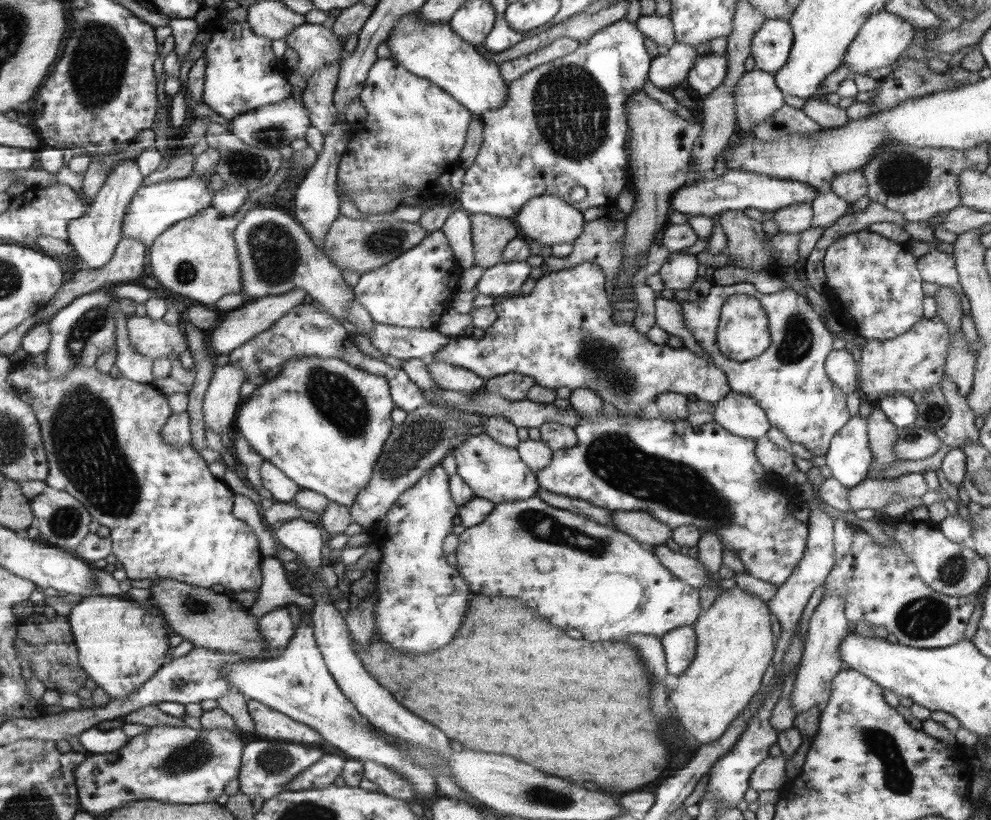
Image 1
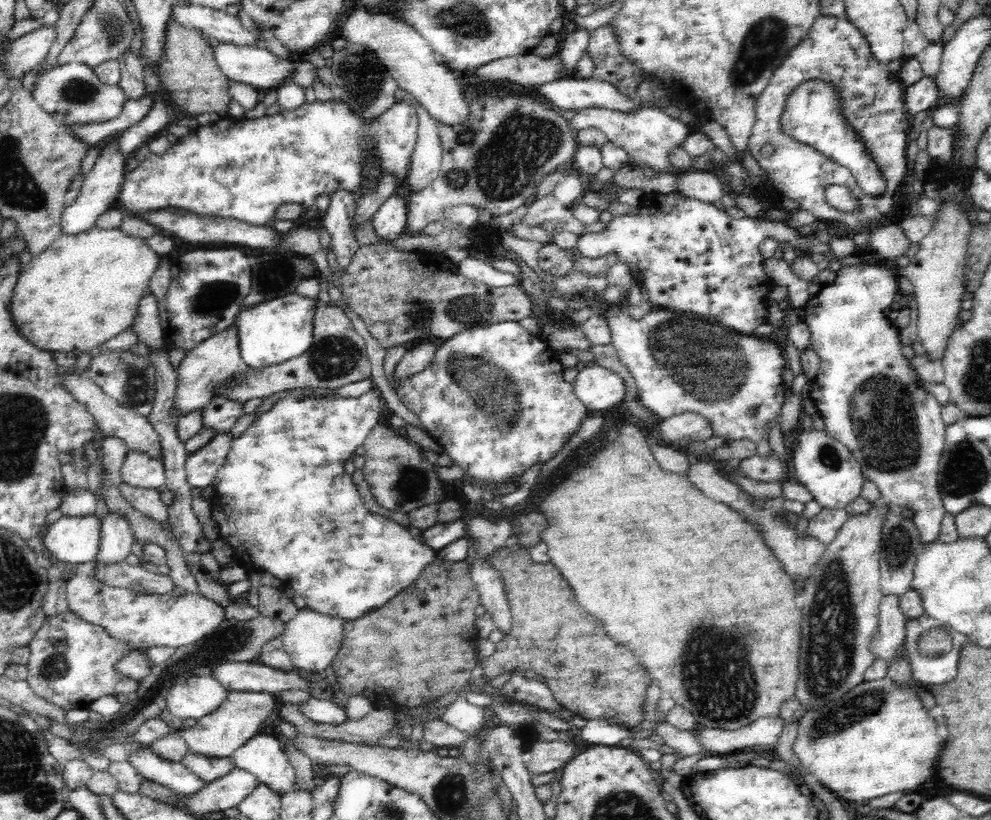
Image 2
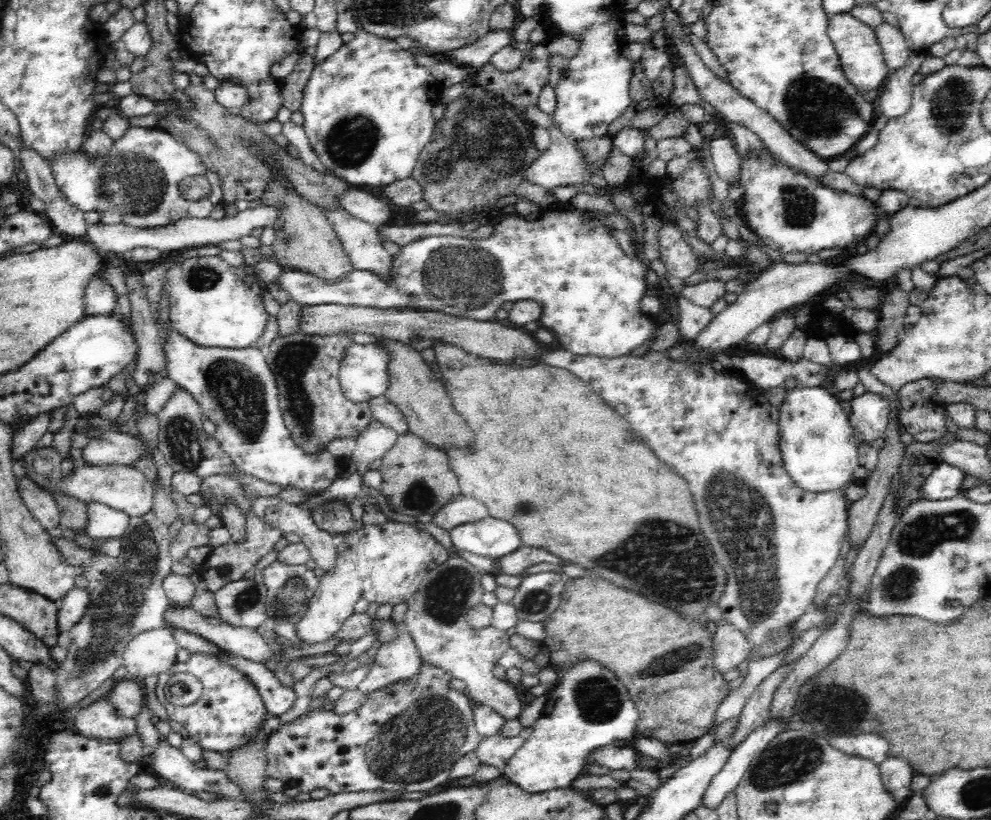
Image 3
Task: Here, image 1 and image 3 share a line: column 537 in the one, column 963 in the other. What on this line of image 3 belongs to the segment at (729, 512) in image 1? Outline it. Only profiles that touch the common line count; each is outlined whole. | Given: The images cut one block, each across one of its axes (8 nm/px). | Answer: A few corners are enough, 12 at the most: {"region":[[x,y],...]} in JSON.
{"region":[[940,462],[920,486],[920,498],[958,496],[965,472]]}

